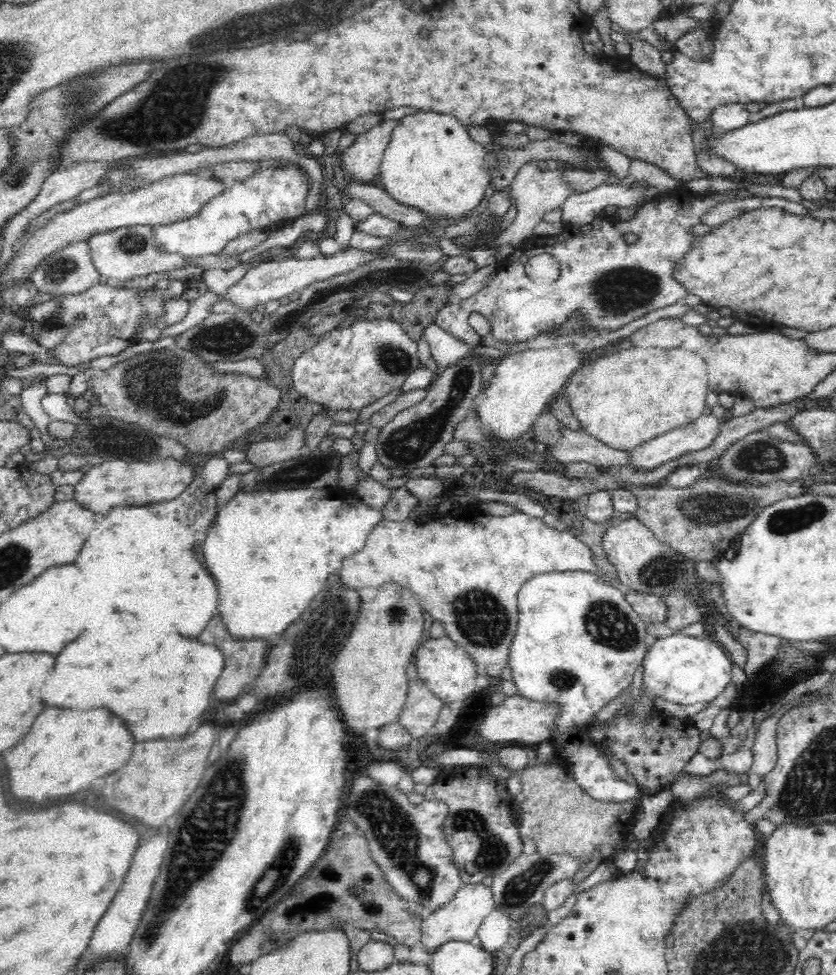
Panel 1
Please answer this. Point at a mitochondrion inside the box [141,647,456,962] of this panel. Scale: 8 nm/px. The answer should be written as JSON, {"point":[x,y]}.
{"point":[395,832]}

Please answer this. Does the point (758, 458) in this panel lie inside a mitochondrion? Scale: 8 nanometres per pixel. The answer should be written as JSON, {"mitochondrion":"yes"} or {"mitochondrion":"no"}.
{"mitochondrion":"yes"}

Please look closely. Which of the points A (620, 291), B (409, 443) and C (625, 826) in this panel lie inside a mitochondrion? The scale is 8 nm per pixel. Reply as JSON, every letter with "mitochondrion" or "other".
{"A":"mitochondrion","B":"mitochondrion","C":"other"}

